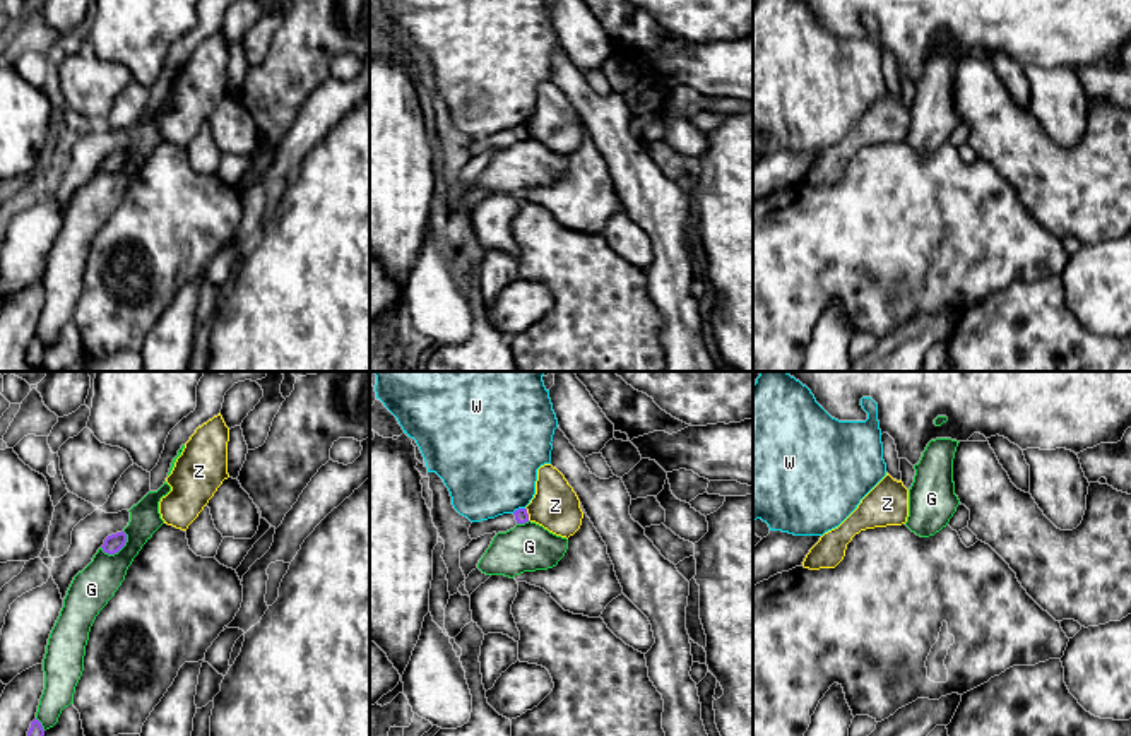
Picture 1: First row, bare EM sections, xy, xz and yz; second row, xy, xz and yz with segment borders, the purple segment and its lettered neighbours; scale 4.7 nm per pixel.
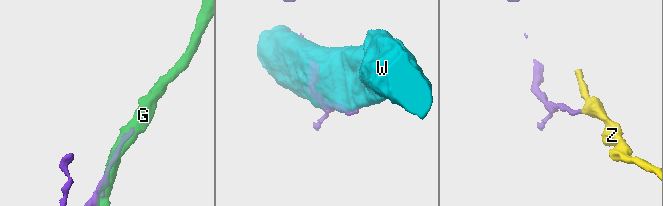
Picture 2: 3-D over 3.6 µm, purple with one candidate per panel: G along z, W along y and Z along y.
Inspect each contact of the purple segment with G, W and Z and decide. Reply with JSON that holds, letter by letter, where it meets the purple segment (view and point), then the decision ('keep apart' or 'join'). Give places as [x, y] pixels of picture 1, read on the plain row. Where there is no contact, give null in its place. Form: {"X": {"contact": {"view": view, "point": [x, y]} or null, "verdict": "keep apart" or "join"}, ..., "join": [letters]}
{"G": {"contact": {"view": "xy", "point": [118, 166]}, "verdict": "keep apart"}, "W": {"contact": {"view": "xz", "point": [519, 125]}, "verdict": "keep apart"}, "Z": {"contact": {"view": "xz", "point": [527, 130]}, "verdict": "keep apart"}, "join": []}

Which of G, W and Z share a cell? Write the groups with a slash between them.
G / W / Z

